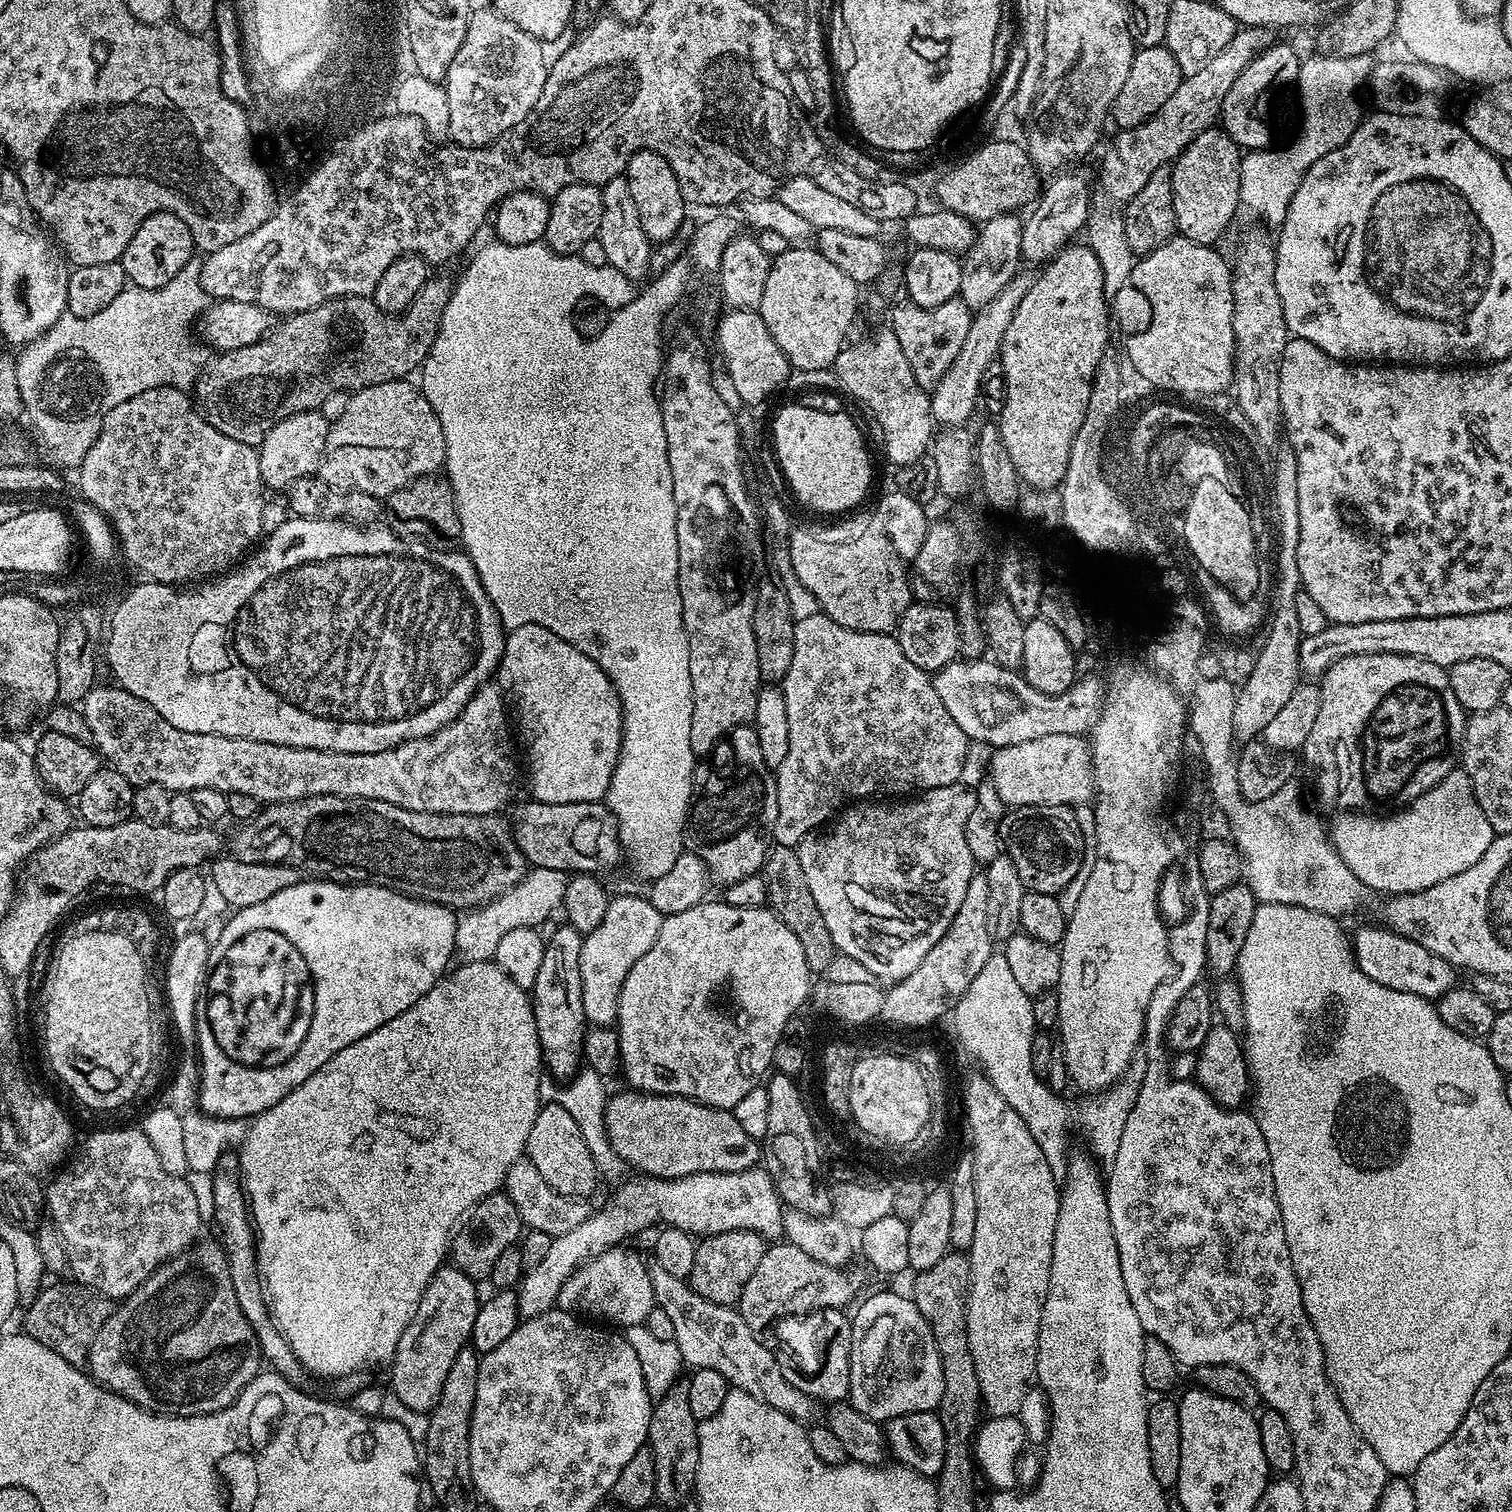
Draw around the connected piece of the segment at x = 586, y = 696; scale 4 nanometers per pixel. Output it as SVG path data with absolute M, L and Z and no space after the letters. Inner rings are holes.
M523 624L507 633L504 642L504 657L500 660L498 672L499 675L504 675L502 684L506 689L511 711L514 713L515 723L516 720L520 723L518 736L519 739L520 736L524 739L524 748L528 751L528 784L532 787L531 799L551 804L561 804L562 802L591 804L603 801L609 786L612 785L612 775L616 769L616 762L620 759L620 746L624 743L624 709L620 707L620 695L616 692L616 688L608 675L589 656L582 654L582 650L578 650L570 642L558 638L558 634L554 634L546 626L538 626L537 624Z

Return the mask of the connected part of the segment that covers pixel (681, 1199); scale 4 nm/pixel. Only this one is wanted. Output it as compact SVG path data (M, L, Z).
M763 1167L747 1168L744 1172L707 1172L697 1176L687 1176L681 1180L660 1180L659 1184L652 1178L641 1179L640 1188L632 1184L624 1184L616 1192L616 1197L601 1212L593 1211L581 1224L574 1226L566 1234L552 1240L546 1258L535 1268L525 1271L519 1285L520 1315L524 1318L540 1316L543 1312L551 1312L557 1307L562 1286L571 1278L576 1269L587 1264L594 1256L600 1256L609 1248L619 1245L627 1238L628 1232L640 1232L647 1226L648 1220L657 1216L665 1225L691 1232L697 1237L713 1236L723 1232L757 1232L765 1241L776 1242L785 1235L784 1214L780 1194L776 1190L776 1182L771 1171Z

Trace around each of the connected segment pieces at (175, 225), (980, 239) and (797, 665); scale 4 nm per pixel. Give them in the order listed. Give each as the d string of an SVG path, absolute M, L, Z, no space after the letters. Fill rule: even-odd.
M155 212L138 226L118 263L124 267L125 277L135 287L159 290L183 271L193 259L192 252L194 253L192 235L186 222L169 212Z
M1016 214L992 216L979 225L971 248L962 260L962 282L960 283L959 299L966 302L966 306L979 310L994 301L1005 286L1017 277L1018 264L1022 262L1020 250L1022 248L1021 217Z
M823 614L796 620L794 659L790 662L790 670L784 675L782 691L786 698L786 714L790 722L790 750L786 750L786 758L774 772L780 813L770 833L771 839L781 848L796 848L805 836L815 833L821 826L829 823L828 815L831 812L839 813L849 802L860 802L865 798L875 797L872 796L875 792L919 794L929 792L931 788L950 786L961 779L960 775L964 772L964 759L968 756L970 741L958 726L958 722L954 722L954 718L950 718L946 706L942 706L932 685L932 676L918 666L914 666L914 662L910 662L910 658L906 658L906 654L902 654L895 635L882 632L855 632L853 628L838 626Z

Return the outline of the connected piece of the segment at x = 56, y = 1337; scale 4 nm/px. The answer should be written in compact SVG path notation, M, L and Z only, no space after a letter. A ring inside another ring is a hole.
M56 1284L53 1288L41 1287L40 1293L27 1305L23 1331L33 1336L42 1346L54 1350L65 1362L80 1366L87 1361L88 1352L96 1341L98 1330L102 1330L110 1315L110 1308L103 1299L94 1298L91 1288ZM96 1299L96 1300L92 1300Z

